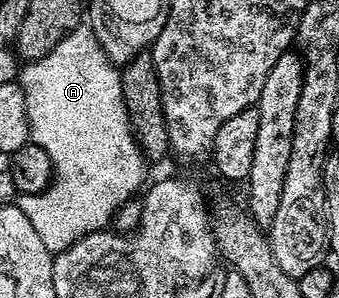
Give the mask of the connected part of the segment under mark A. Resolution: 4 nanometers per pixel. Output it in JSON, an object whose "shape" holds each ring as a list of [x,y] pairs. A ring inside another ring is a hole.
{"shape":[[[93,27],[74,28],[59,44],[52,46],[44,58],[29,61],[21,69],[20,83],[30,123],[30,140],[48,154],[54,174],[50,187],[38,196],[19,195],[16,207],[32,222],[46,249],[57,254],[80,238],[103,231],[113,221],[118,208],[143,191],[148,161],[130,130],[119,69],[106,56]]]}

